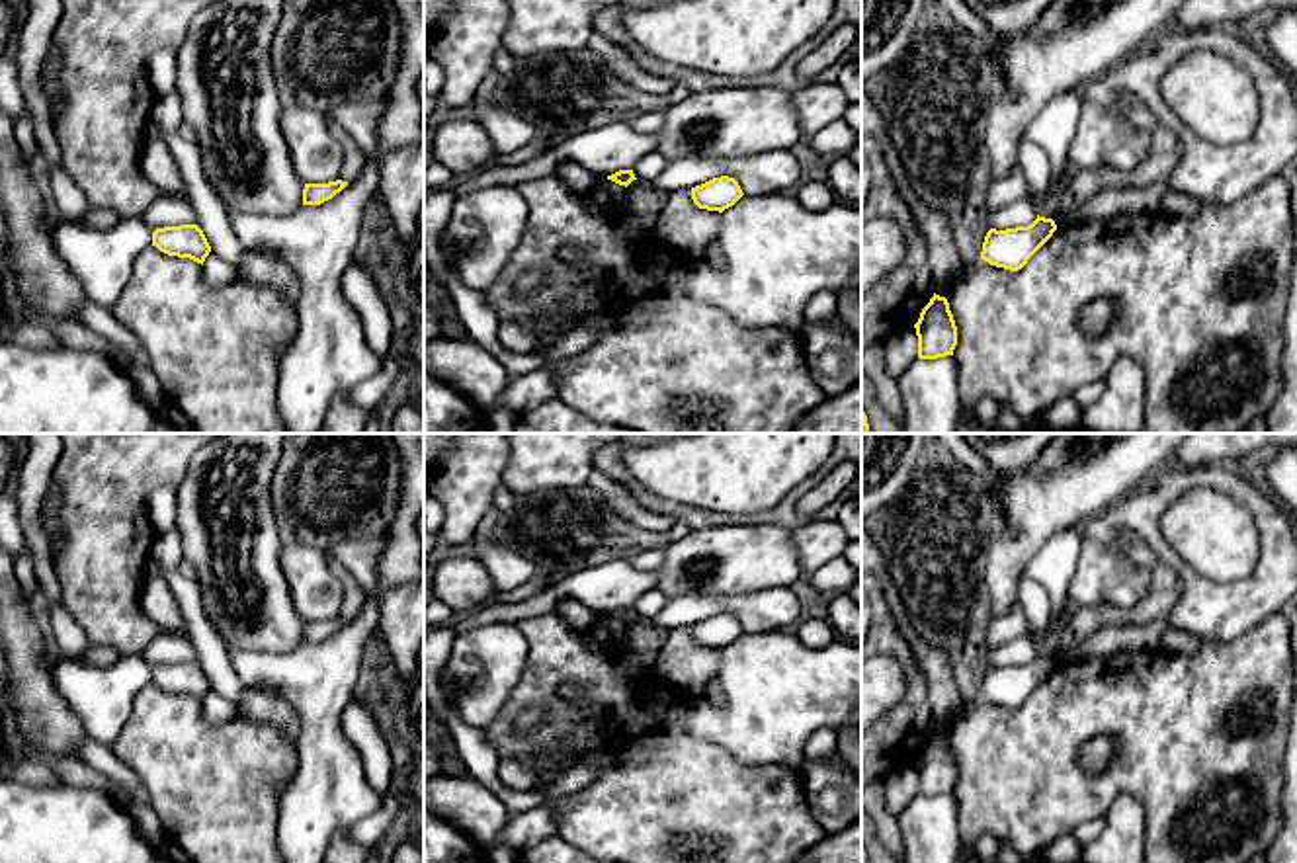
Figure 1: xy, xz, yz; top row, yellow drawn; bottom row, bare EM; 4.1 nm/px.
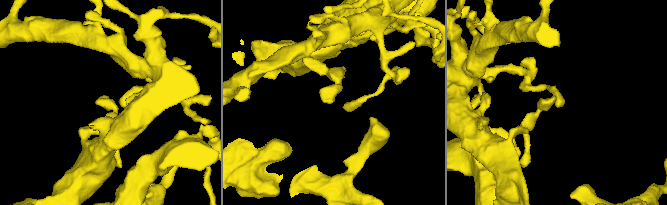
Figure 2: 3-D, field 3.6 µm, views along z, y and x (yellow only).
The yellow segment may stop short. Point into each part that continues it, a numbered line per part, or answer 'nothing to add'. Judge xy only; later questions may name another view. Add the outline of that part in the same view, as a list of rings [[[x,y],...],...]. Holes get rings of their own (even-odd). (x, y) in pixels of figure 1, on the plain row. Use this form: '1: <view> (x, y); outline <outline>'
nothing to add

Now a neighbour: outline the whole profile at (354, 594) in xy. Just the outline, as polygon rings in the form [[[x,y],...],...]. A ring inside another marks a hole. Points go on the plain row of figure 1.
[[[328,558],[330,572],[344,586],[344,601],[340,615],[342,619],[352,619],[363,605],[365,590],[354,580],[354,576],[334,558]]]

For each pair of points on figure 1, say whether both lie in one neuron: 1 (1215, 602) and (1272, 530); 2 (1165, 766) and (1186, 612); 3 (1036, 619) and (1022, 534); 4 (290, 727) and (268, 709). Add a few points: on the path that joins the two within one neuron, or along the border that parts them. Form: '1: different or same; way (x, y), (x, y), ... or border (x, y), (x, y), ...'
1: same; way (1239, 600), (1272, 567), (1272, 553)
2: different; border (1247, 629), (1223, 641), (1202, 643)
3: different; border (1024, 575), (1018, 586), (1018, 600)
4: same; way (284, 721), (274, 711)

